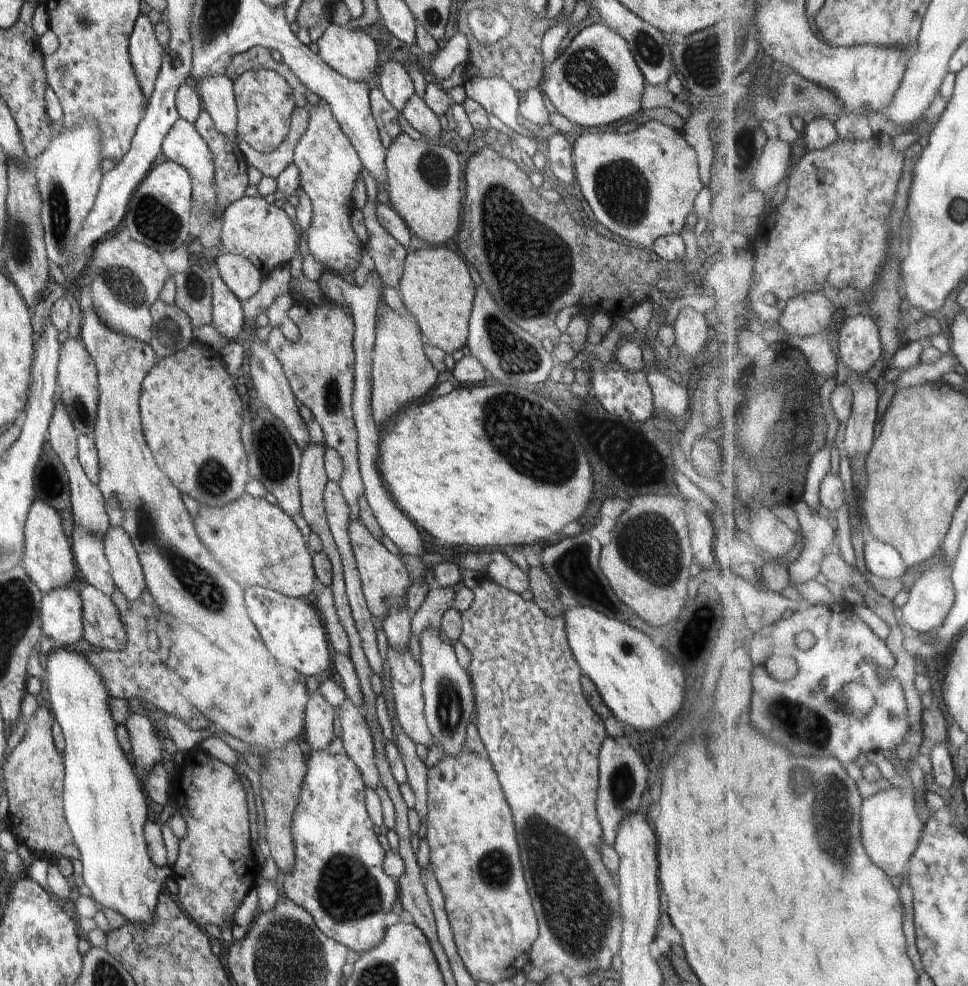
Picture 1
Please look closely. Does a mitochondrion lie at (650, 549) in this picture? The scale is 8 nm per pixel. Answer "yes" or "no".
yes

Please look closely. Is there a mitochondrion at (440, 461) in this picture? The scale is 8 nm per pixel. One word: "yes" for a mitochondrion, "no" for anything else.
no

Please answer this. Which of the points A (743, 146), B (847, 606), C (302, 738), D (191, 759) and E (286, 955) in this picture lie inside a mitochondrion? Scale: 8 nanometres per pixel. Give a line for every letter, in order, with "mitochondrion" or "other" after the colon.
A: mitochondrion
B: other
C: other
D: other
E: mitochondrion

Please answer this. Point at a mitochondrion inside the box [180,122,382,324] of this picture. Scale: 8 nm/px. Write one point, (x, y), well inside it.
(194, 287)

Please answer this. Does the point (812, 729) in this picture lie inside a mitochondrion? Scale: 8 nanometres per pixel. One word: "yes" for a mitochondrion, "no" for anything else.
yes

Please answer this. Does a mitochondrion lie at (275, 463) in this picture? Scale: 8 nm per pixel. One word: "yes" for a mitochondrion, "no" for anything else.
yes

